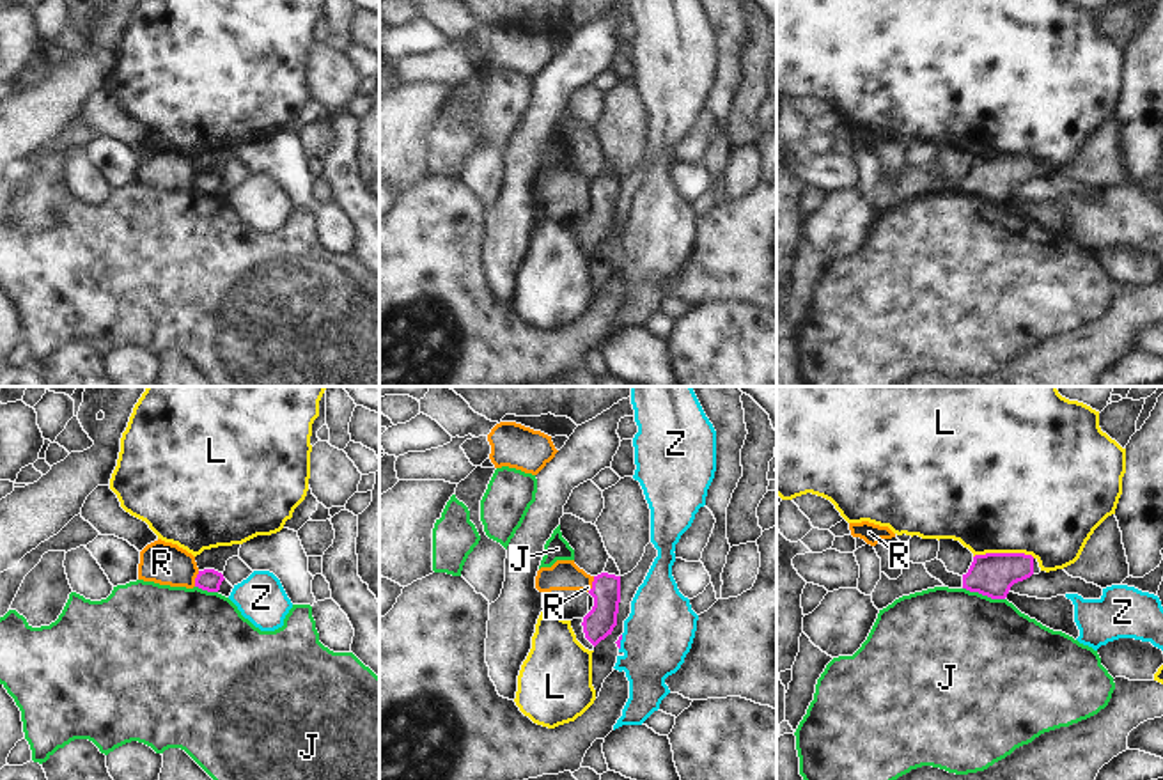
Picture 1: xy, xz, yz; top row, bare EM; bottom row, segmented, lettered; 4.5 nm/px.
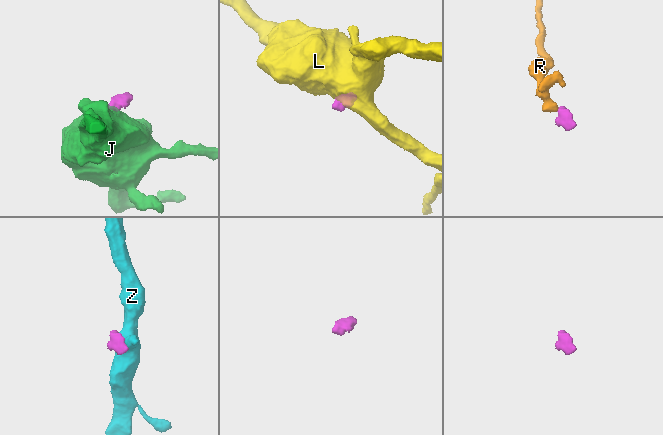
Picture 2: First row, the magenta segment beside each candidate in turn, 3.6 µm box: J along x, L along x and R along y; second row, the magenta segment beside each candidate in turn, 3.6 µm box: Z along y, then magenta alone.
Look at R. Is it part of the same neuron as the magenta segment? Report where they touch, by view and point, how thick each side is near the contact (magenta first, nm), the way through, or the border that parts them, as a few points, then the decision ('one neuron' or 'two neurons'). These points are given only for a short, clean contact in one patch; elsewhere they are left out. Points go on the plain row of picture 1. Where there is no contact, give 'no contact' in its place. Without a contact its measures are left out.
xy (195, 181) | 100/190 nm | along xy (199, 174), (194, 188) | two neurons

